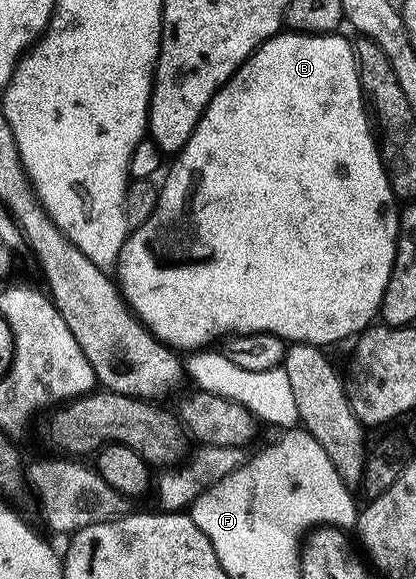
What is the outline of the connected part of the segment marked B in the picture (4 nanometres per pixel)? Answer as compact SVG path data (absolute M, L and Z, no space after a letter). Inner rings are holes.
M282 32L278 37L268 39L212 100L192 140L188 140L181 154L173 159L174 167L170 175L169 170L165 175L166 183L161 183L152 220L148 220L148 224L133 231L126 239L122 255L118 258L116 281L138 321L162 345L169 346L175 352L202 352L213 347L210 346L213 342L218 344L231 336L274 334L290 344L306 342L310 346L331 348L337 342L357 339L375 325L382 309L384 292L388 292L388 280L394 271L400 202L386 173L386 166L382 163L382 151L372 129L362 81L358 78L358 59L354 57L354 46L342 37Z

